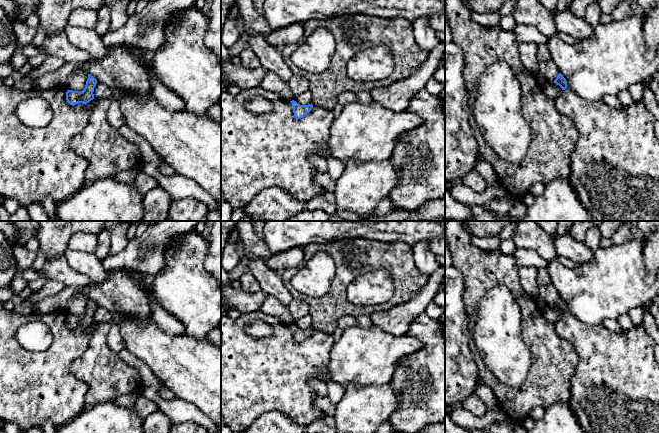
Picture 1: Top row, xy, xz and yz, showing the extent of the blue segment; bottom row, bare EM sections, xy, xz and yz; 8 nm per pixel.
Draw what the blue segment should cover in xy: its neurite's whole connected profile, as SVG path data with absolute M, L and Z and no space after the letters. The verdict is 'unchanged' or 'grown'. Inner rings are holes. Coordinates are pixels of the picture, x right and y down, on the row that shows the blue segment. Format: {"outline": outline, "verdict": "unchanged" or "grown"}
{"outline": "M88 74L88 79L86 81L86 85L83 91L73 91L73 90L67 90L66 92L66 100L67 102L74 106L78 103L87 104L91 100L94 99L94 88L97 84L97 80L91 75Z", "verdict": "unchanged"}

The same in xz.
{"outline": "M292 100L290 102L291 102L292 106L293 106L293 113L294 113L294 117L296 119L301 119L302 117L307 115L313 108L312 104L300 105L299 103L297 103L294 100Z", "verdict": "unchanged"}

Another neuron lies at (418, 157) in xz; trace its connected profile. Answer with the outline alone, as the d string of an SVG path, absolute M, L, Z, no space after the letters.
M425 88L413 95L406 111L416 113L423 122L415 129L401 134L395 142L389 160L397 172L397 185L388 198L392 202L393 210L414 211L427 202L445 197L445 111L439 96L430 94Z

